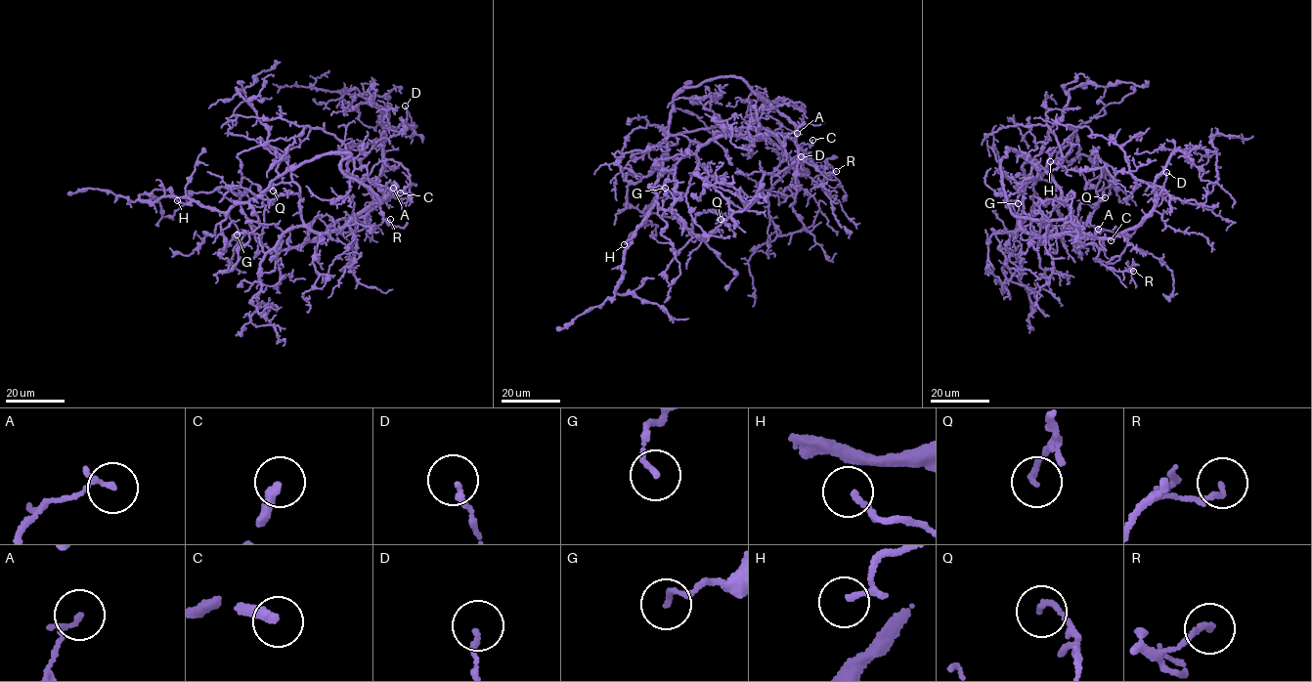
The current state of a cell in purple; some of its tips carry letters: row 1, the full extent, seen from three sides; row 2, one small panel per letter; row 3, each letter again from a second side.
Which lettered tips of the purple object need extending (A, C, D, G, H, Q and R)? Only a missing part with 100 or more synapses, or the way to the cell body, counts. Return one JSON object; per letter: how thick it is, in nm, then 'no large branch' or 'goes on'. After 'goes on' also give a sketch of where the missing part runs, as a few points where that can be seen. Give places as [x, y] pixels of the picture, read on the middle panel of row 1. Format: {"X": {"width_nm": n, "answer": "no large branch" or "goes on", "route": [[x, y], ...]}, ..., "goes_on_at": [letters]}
{"A": {"width_nm": 150, "answer": "no large branch"}, "C": {"width_nm": 280, "answer": "goes on"}, "D": {"width_nm": 140, "answer": "no large branch"}, "G": {"width_nm": 150, "answer": "no large branch"}, "H": {"width_nm": 170, "answer": "no large branch"}, "Q": {"width_nm": 150, "answer": "no large branch"}, "R": {"width_nm": 140, "answer": "no large branch"}, "goes_on_at": ["C"]}

